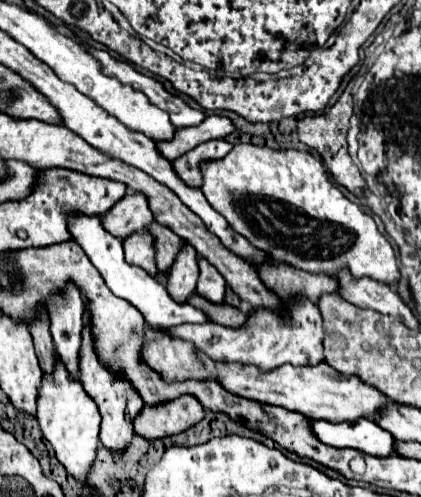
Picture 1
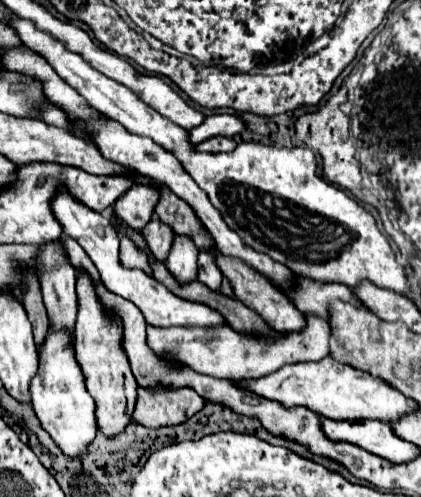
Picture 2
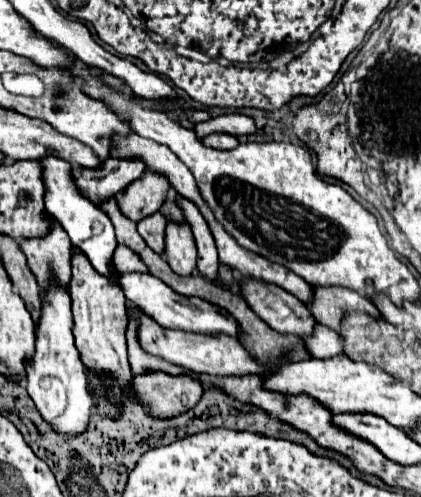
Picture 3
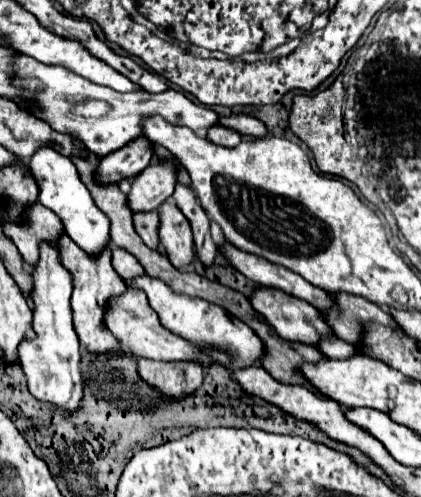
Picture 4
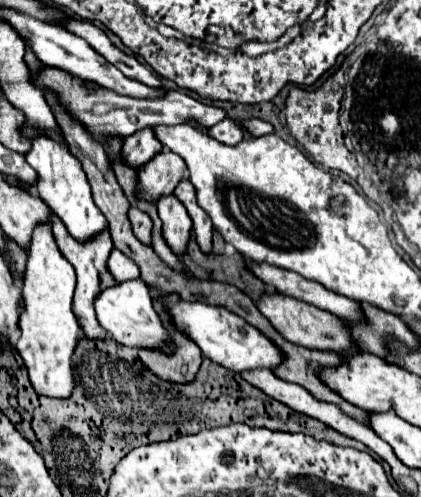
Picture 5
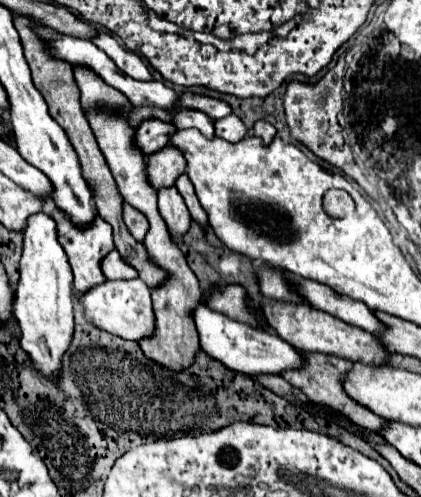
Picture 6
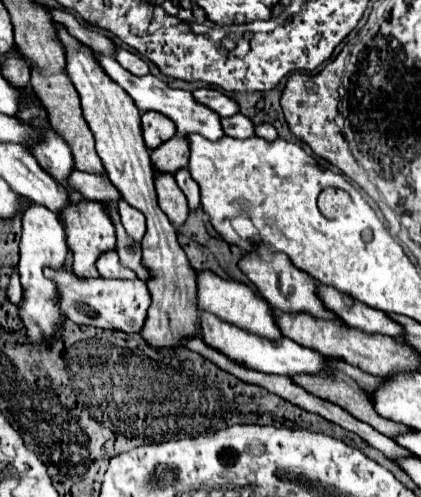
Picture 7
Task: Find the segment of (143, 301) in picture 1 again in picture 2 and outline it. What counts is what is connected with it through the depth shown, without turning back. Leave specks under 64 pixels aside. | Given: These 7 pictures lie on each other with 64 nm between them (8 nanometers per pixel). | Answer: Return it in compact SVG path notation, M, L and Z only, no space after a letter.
M60 190L56 194L56 198L52 200L52 210L54 210L54 216L58 218L58 222L62 224L64 234L74 238L84 248L84 252L90 256L90 260L94 262L94 266L98 268L98 272L102 276L104 286L110 292L134 302L140 308L140 312L144 314L146 324L158 326L158 328L170 328L170 326L222 326L224 324L222 316L216 310L212 310L212 308L208 308L204 304L198 304L198 302L188 302L188 300L178 298L168 288L164 288L164 284L160 284L152 276L146 276L142 270L124 268L122 262L120 262L120 256L118 256L120 254L120 236L112 228L110 218L106 214L100 214L100 212L94 212L94 210L86 208L84 204L80 204L72 196L68 196L68 192L64 192L64 190Z

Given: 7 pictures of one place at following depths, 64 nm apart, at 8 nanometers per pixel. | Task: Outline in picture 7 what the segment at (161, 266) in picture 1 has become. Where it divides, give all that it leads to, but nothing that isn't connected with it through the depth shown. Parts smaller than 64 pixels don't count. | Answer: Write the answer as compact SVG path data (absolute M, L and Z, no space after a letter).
M124 200L118 202L118 212L120 212L120 218L122 218L122 224L126 228L126 232L136 240L140 242L144 232L146 232L146 220L142 216L140 210L132 208L130 204L124 204Z

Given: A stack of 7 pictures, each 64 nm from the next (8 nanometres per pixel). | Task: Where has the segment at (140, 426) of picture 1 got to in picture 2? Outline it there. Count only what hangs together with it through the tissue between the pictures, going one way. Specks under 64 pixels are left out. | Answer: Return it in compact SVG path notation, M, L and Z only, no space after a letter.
M138 388L138 404L132 420L146 428L176 426L198 414L200 408L204 408L204 400L192 388L158 388L156 392Z

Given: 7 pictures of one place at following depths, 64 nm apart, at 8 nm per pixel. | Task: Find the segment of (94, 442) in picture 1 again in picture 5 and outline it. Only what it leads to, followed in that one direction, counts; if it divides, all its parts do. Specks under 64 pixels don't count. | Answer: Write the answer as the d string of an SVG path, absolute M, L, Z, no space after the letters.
M50 224L36 226L24 272L24 286L22 286L24 310L20 318L22 336L16 342L16 350L24 360L32 388L40 396L64 400L72 396L76 386L72 364L72 354L78 344L78 322L72 312L74 284L76 284L74 268L64 260L64 256L60 256Z

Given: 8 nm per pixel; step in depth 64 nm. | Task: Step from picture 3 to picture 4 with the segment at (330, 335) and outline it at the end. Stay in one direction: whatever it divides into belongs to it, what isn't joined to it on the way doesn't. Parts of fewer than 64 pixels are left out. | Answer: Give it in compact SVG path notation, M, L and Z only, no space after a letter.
M326 336L324 340L320 340L320 352L324 352L324 356L326 358L350 358L350 356L354 356L354 352L356 352L356 348L352 346L352 344L348 344L348 342L344 342L344 340L340 340L338 336Z

